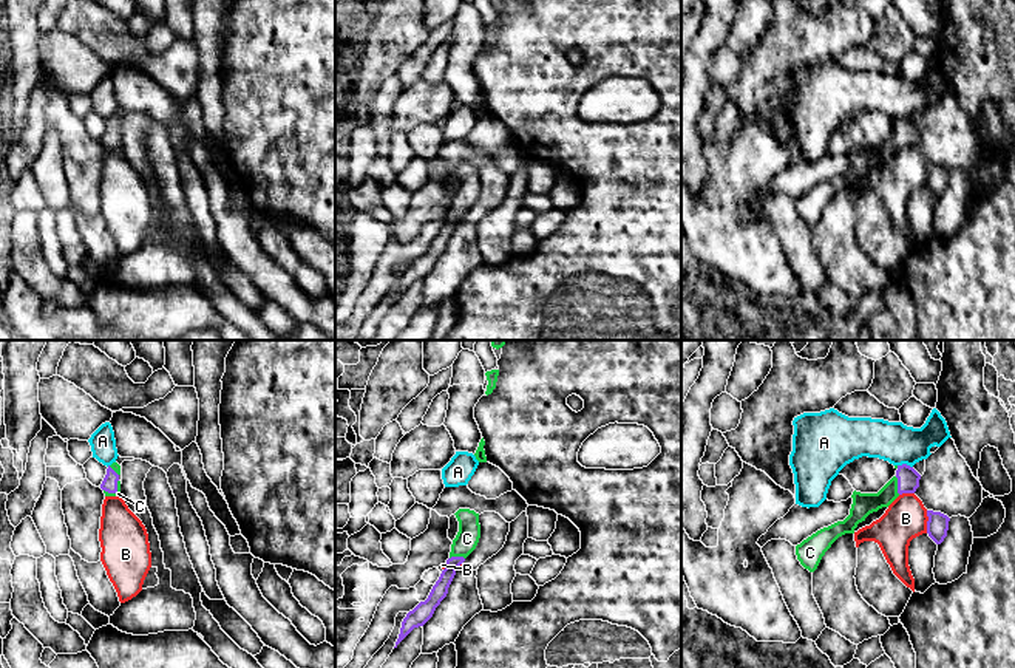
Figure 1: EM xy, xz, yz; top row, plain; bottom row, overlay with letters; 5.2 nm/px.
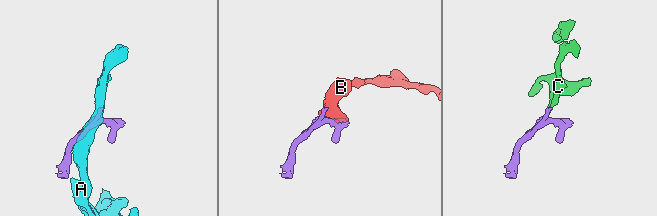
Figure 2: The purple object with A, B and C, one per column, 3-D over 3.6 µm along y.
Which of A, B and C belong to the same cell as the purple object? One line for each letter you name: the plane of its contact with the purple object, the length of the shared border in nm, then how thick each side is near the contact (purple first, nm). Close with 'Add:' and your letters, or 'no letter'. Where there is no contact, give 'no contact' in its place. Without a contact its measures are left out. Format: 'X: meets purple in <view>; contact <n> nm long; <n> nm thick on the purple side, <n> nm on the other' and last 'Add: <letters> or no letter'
C: meets purple in yz; contact 100 nm long; 110 nm thick on the purple side, 120 nm on the other
Add: C

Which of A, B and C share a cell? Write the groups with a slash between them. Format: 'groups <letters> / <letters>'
groups A / B / C

